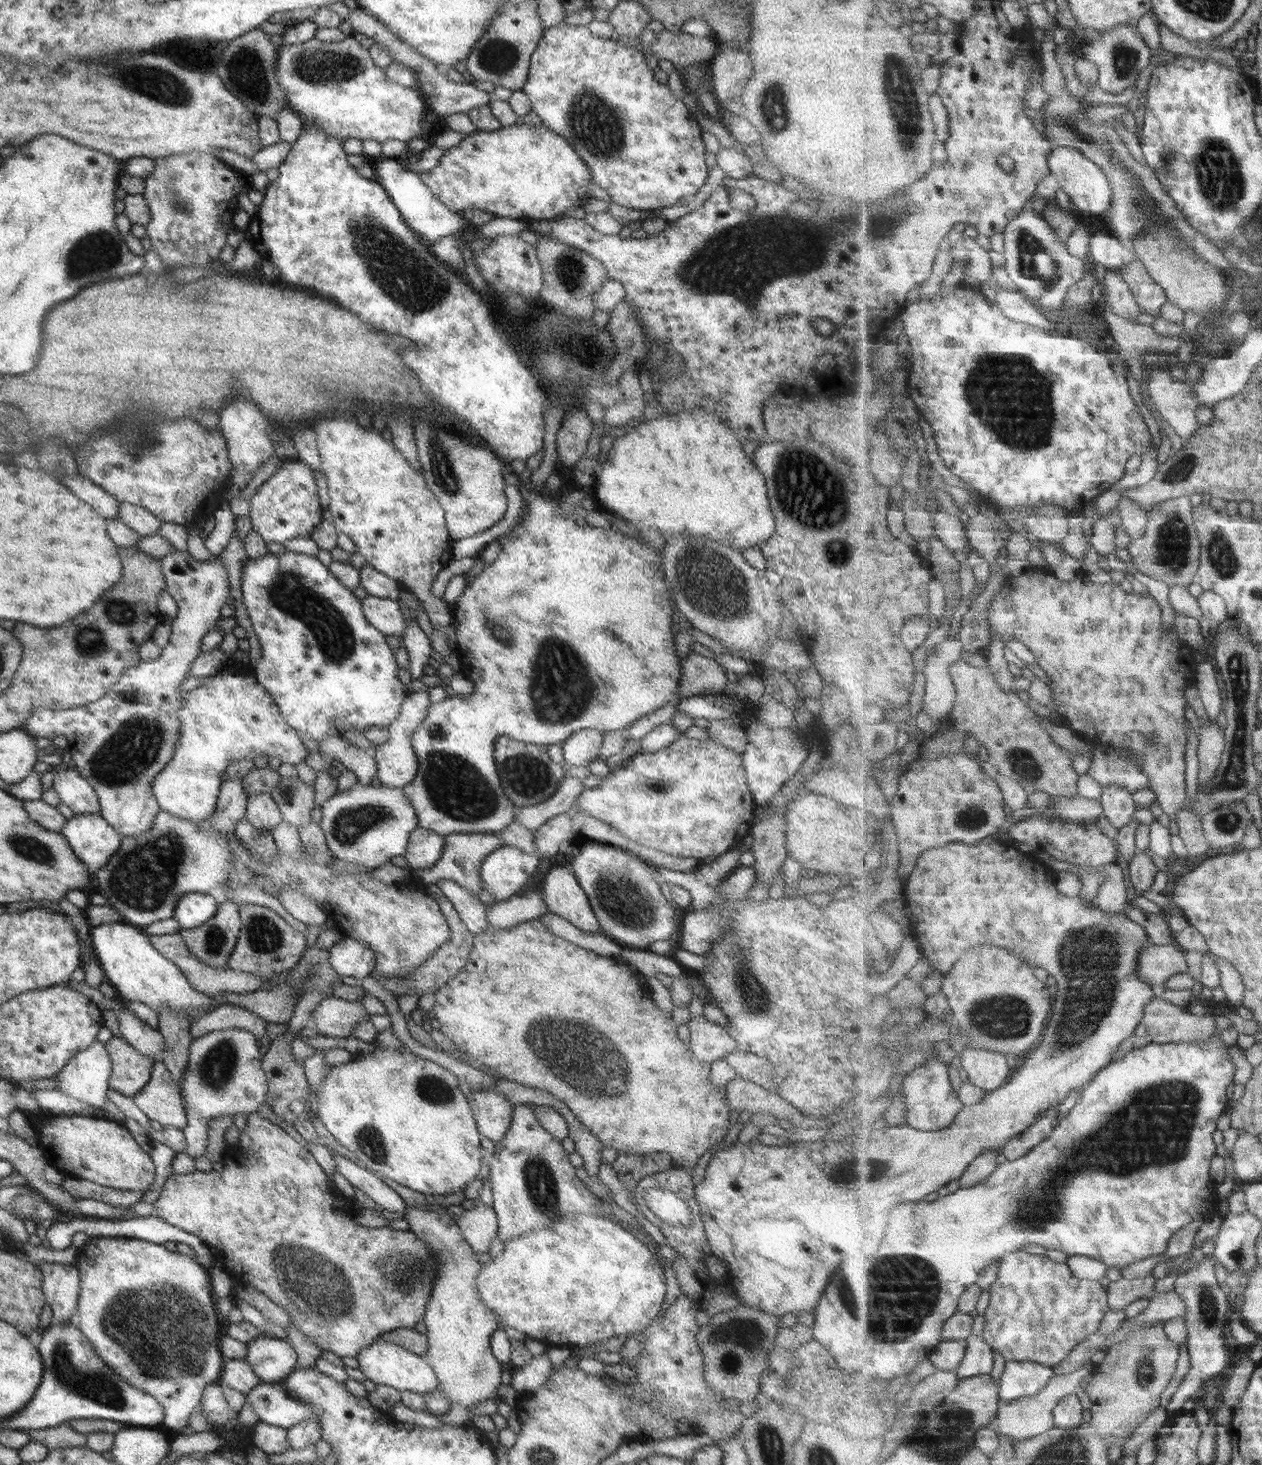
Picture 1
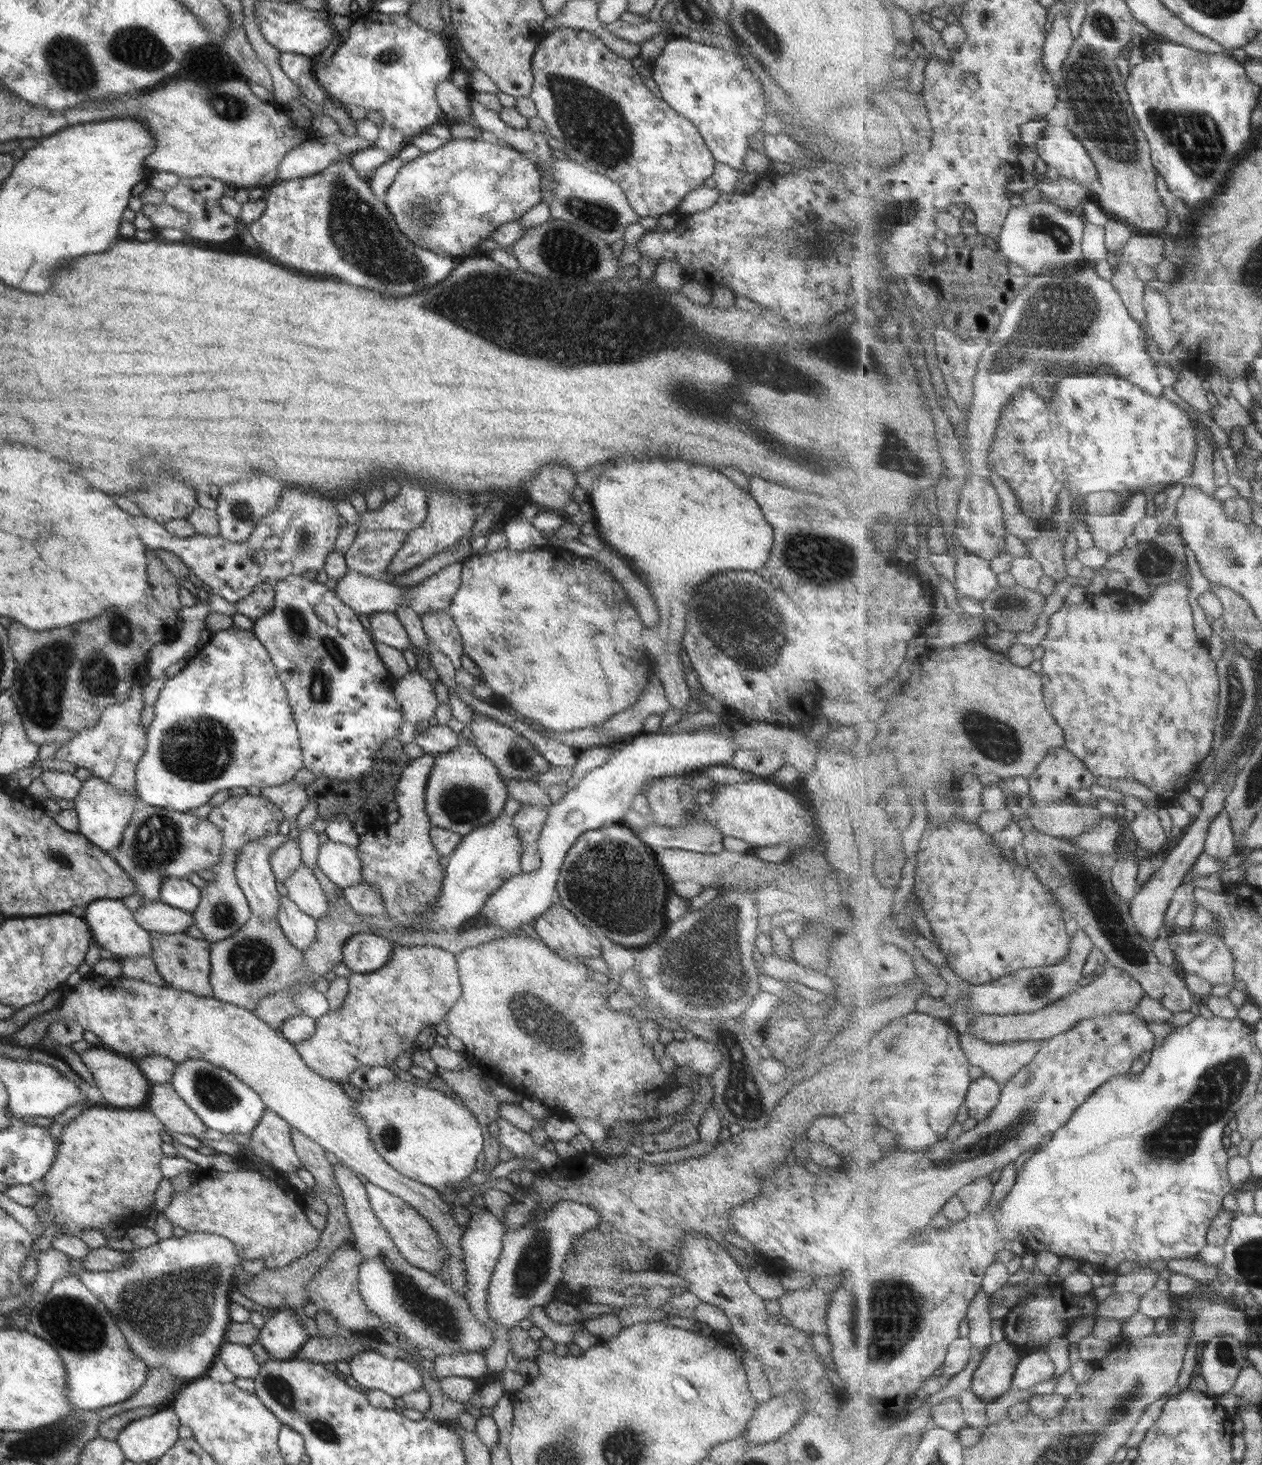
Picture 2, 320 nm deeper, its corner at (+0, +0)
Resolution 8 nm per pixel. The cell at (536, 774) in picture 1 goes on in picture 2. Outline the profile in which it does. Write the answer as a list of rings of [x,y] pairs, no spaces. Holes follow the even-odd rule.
[[[472,712],[472,721],[469,724],[473,736],[474,747],[491,761],[491,765],[497,769],[499,775],[511,780],[532,780],[532,778],[545,770],[549,770],[549,764],[535,750],[535,747],[520,734],[513,732],[508,726],[487,718],[484,714]]]

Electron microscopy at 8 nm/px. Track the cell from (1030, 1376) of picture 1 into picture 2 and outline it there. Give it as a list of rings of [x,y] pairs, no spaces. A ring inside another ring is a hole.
[[[1046,1349],[1026,1353],[1016,1370],[1013,1389],[1029,1390],[1034,1384],[1051,1380],[1055,1374],[1055,1364]]]

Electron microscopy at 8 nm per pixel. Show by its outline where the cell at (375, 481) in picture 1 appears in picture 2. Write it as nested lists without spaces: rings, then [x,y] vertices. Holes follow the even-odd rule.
[[[436,610],[421,615],[420,622],[429,642],[452,662],[454,670],[461,668],[462,644],[455,623],[446,611]]]

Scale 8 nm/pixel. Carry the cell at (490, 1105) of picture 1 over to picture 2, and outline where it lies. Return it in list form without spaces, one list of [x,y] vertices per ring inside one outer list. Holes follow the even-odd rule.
[[[497,1118],[495,1124],[498,1126],[498,1144],[505,1146],[515,1157],[527,1157],[528,1160],[535,1160],[545,1163],[545,1169],[552,1169],[556,1160],[545,1152],[542,1146],[536,1146],[528,1133],[517,1130],[506,1120]]]

